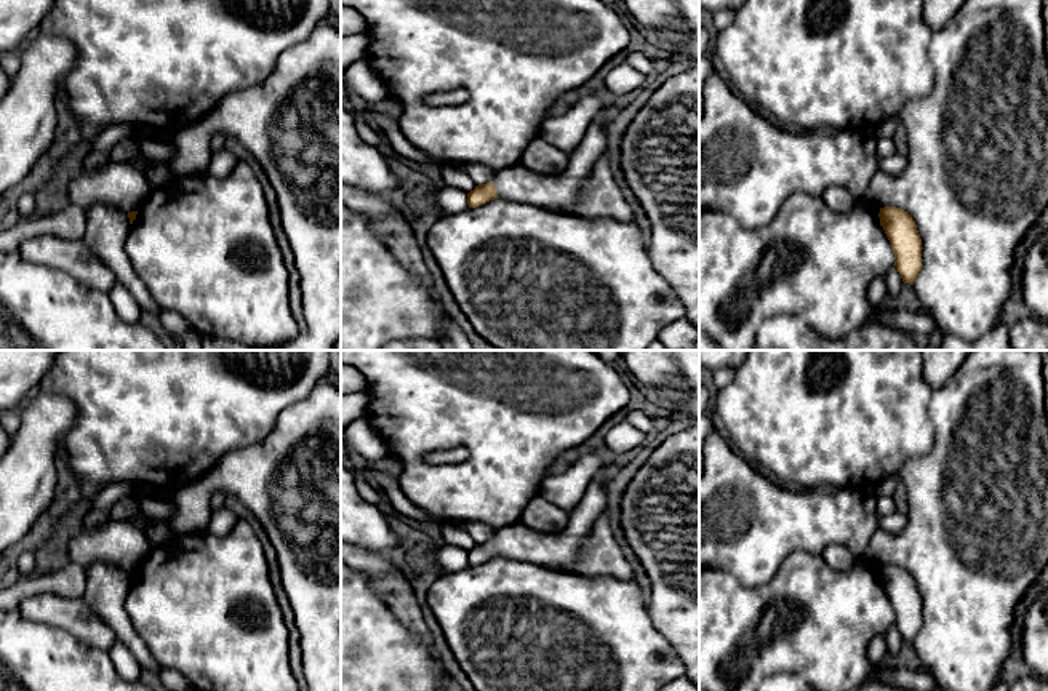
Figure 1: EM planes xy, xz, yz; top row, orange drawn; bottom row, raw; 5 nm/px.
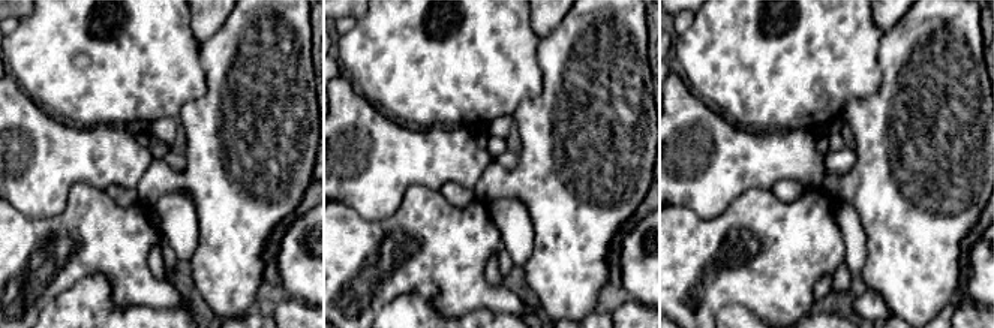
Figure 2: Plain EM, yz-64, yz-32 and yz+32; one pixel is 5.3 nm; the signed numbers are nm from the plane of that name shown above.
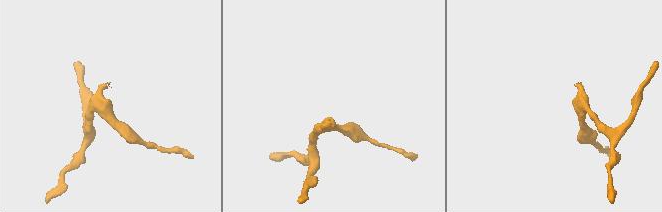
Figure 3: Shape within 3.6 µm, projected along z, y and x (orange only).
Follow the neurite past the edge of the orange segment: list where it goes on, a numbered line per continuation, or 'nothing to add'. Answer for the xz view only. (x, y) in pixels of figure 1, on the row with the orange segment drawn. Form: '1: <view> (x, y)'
1: xz (517, 183)

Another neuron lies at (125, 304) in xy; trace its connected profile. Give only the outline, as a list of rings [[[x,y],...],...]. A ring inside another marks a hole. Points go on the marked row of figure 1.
[[[117,280],[117,283],[110,288],[109,296],[122,320],[128,323],[139,323],[142,309],[125,285]]]

